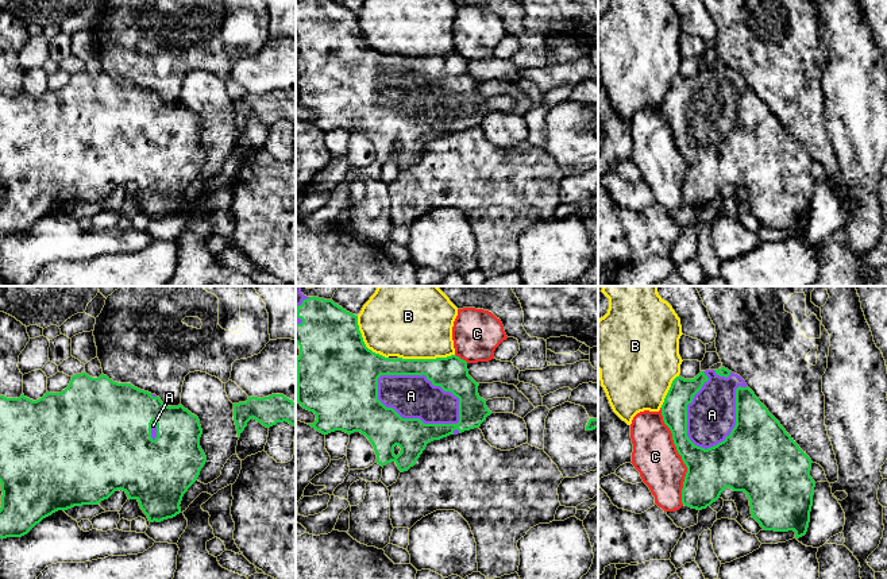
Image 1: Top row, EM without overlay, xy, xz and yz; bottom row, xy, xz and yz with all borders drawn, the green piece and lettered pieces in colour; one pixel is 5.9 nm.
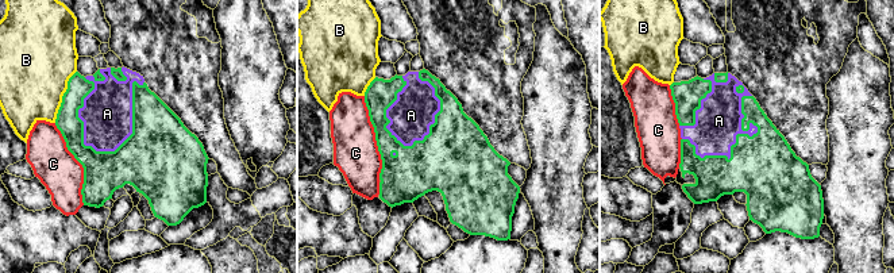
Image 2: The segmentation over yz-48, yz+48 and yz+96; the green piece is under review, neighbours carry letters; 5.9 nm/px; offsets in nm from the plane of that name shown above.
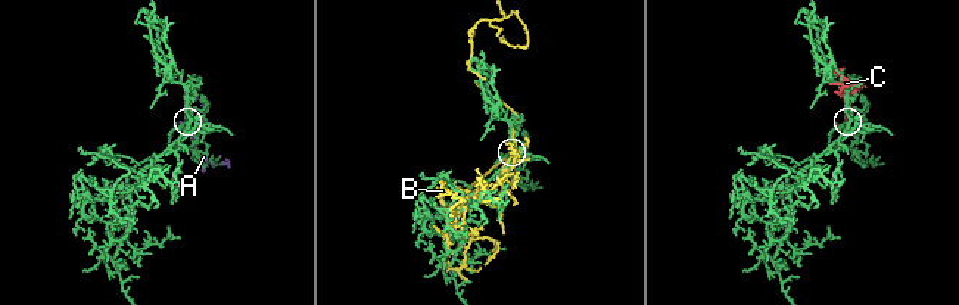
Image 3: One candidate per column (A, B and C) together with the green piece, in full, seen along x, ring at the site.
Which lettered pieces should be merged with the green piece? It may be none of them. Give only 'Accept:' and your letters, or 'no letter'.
Accept: A

